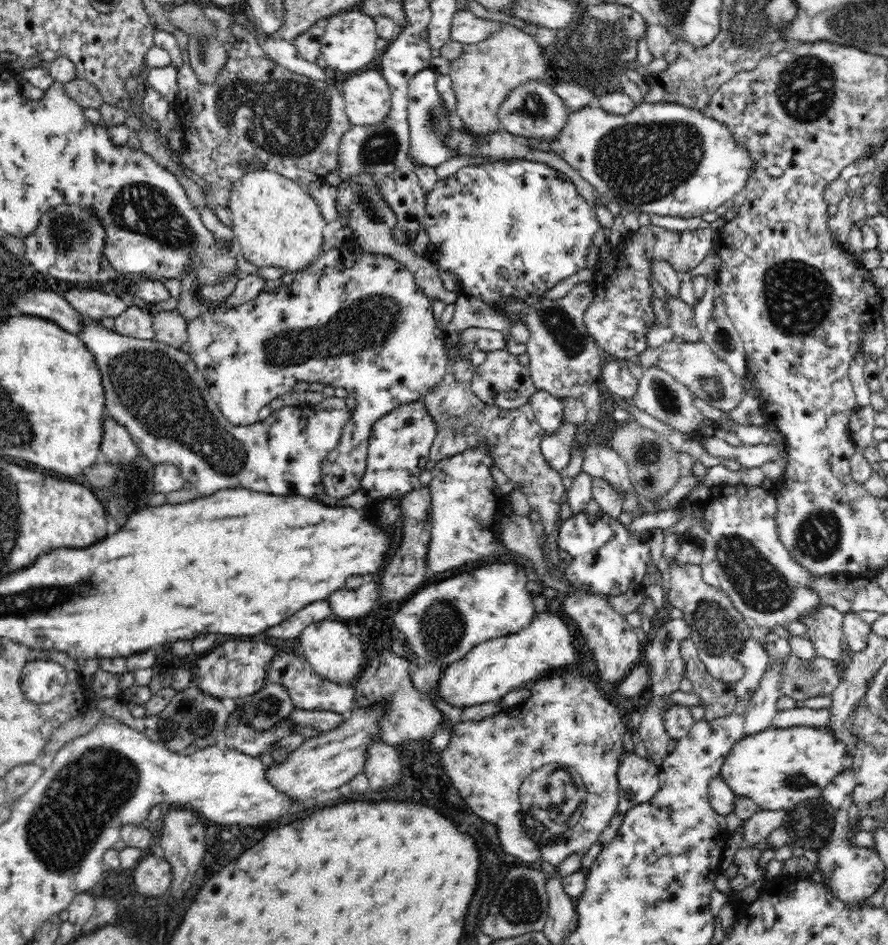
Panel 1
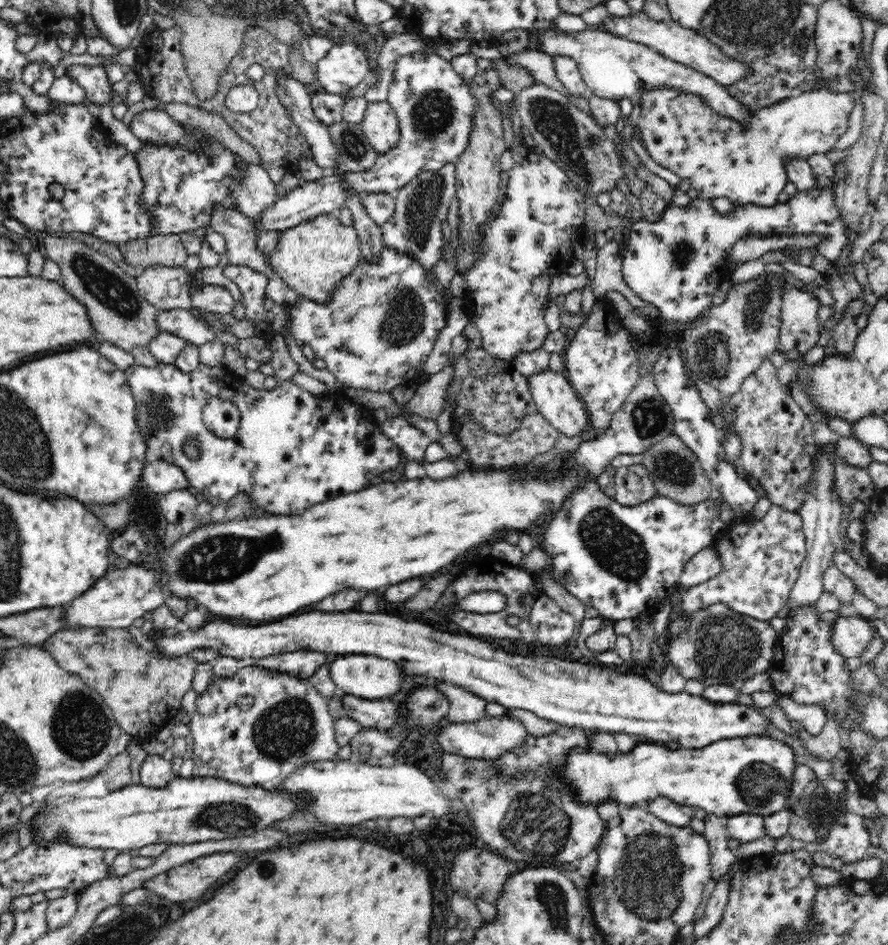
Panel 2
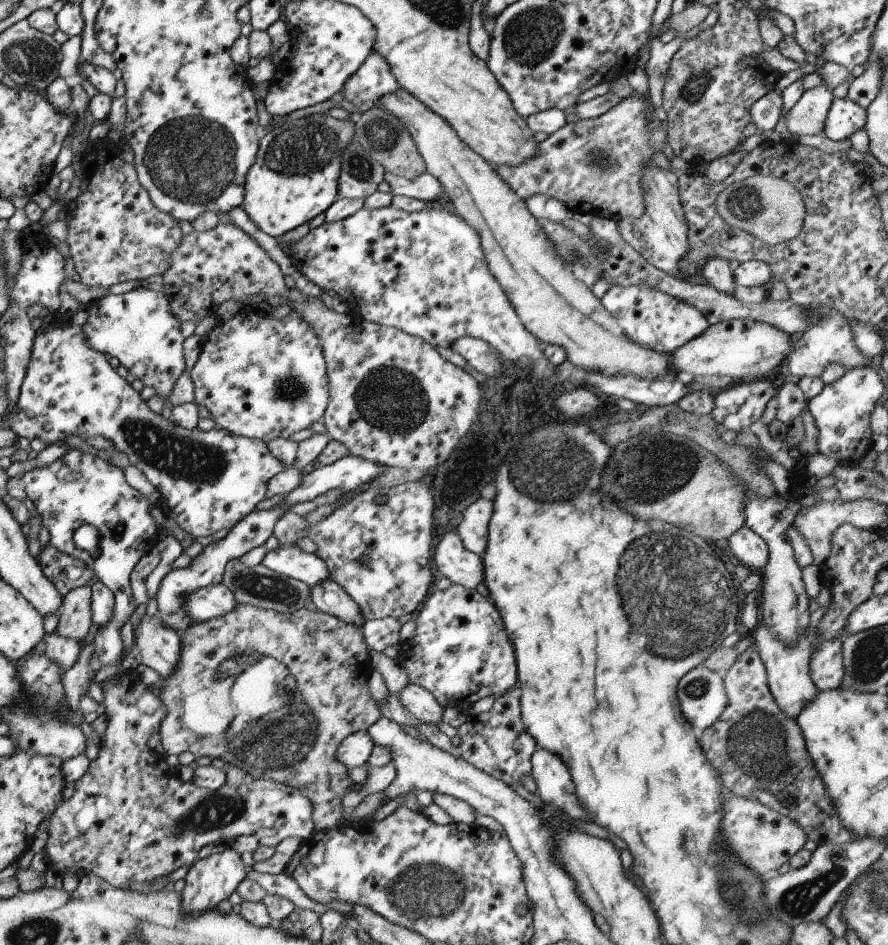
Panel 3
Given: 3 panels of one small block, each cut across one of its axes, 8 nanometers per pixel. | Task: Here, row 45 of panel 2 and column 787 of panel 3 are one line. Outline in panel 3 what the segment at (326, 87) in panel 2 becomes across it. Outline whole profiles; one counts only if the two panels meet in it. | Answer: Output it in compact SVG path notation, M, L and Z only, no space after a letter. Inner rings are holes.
M731 319L708 325L699 336L670 352L669 368L691 376L729 376L737 381L763 379L767 372L787 358L791 352L789 333L763 322Z

